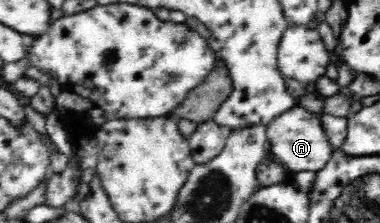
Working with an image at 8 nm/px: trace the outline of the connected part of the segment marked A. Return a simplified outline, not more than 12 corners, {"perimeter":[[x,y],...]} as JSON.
{"perimeter":[[296,105],[266,125],[269,156],[291,174],[334,152],[319,116]]}

